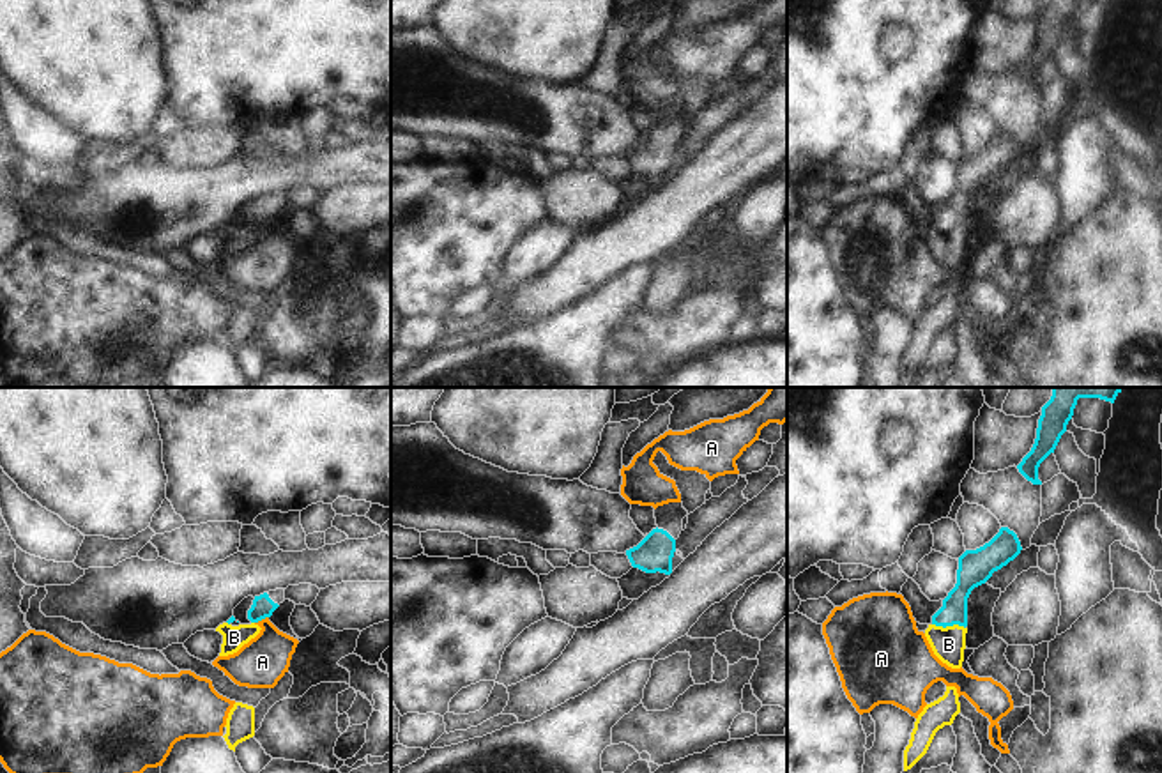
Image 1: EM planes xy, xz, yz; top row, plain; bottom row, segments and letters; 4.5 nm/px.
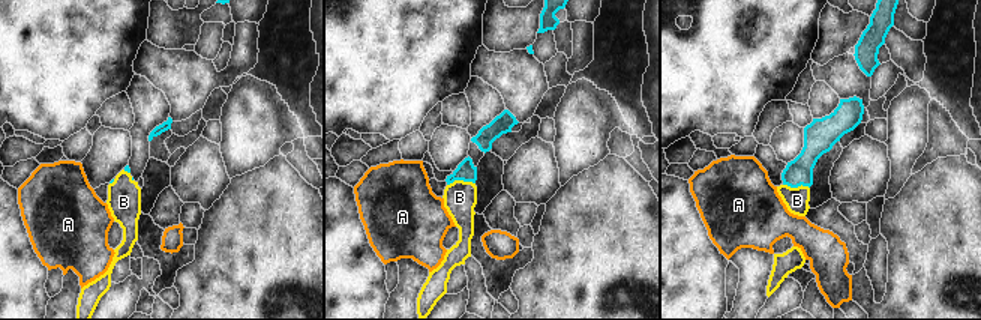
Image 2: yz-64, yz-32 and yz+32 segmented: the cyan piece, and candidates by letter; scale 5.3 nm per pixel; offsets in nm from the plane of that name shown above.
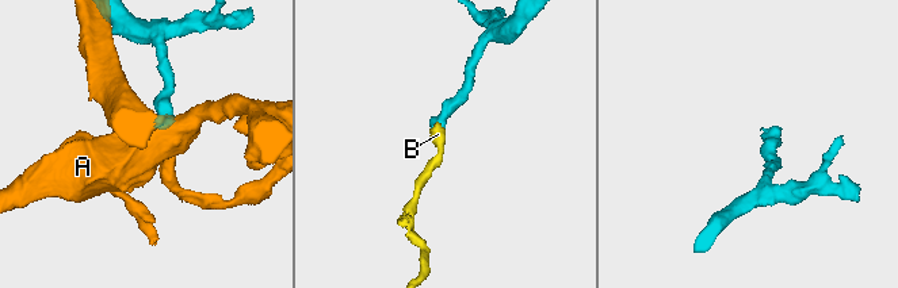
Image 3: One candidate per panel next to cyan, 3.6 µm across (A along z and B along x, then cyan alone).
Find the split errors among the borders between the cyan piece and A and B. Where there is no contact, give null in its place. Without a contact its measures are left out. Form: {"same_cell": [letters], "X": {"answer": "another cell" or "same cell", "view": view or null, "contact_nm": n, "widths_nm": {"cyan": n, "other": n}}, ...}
{"same_cell": ["B"], "A": {"answer": "another cell", "view": "xy", "contact_nm": 70, "widths_nm": {"cyan": 100, "other": 220}}, "B": {"answer": "same cell", "view": "yz", "contact_nm": 150, "widths_nm": {"cyan": 120, "other": 150}}}

